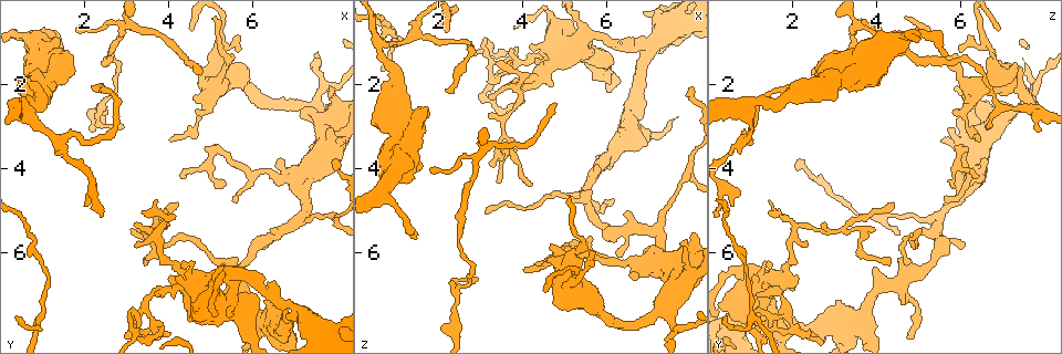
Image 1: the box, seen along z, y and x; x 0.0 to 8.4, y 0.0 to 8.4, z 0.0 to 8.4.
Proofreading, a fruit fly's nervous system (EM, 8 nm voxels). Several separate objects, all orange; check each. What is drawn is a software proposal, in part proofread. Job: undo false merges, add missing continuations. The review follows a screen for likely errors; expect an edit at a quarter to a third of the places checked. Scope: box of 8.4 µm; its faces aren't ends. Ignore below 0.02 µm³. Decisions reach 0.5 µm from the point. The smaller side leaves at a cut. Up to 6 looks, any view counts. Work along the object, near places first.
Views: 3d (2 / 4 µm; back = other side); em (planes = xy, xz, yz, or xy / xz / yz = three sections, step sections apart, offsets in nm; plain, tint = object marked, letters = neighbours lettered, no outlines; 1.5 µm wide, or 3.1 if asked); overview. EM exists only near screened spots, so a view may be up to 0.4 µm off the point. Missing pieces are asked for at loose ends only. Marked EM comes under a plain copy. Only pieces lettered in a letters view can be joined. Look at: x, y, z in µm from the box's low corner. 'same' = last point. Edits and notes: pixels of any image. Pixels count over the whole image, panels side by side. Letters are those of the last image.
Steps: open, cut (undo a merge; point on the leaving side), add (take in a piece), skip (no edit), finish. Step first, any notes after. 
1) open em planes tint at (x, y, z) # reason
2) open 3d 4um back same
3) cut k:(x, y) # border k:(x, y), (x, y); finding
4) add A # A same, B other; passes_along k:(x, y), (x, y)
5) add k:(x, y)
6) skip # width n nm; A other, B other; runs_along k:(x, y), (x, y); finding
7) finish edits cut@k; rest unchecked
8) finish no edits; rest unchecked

open 3d 2um at (5.30, 1.75, 6.00) # thick turns thin

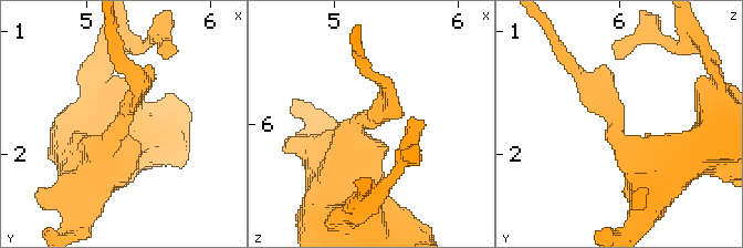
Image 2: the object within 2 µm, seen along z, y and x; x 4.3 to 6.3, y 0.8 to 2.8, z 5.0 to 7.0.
open em xy step 4 tint at (5.32, 1.70, 5.98)

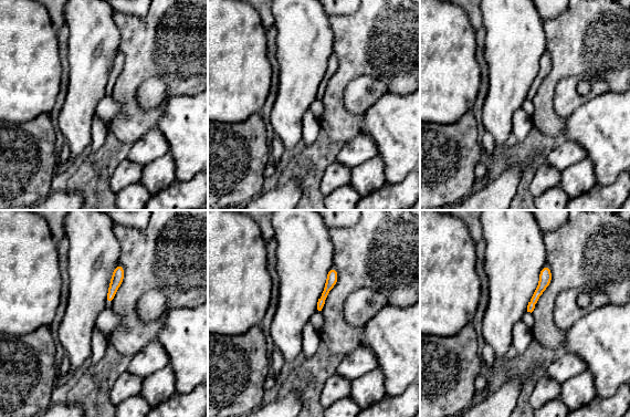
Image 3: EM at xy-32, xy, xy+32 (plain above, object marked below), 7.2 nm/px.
open em planes letters same # another direction

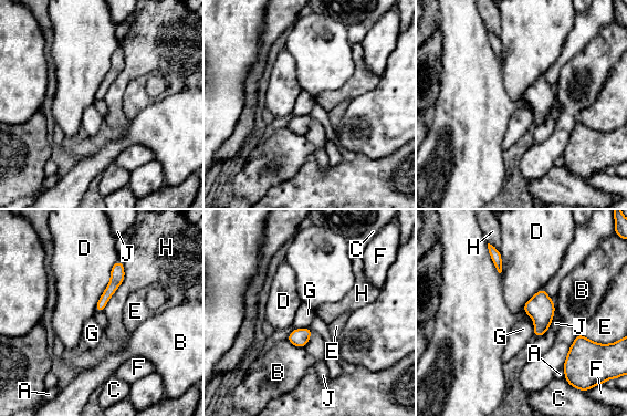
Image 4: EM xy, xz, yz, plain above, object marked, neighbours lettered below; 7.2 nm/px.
skip # longest_contact D 420 nm; A other, B other, C other, D other, E other, F other, G other, H other, J other; border 4:(553, 300), (551, 325), (536, 338); continuous, no second neuron

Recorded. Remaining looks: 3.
open em xz step 8 tint at (5.10, 3.60, 5.95) # abrupt turn

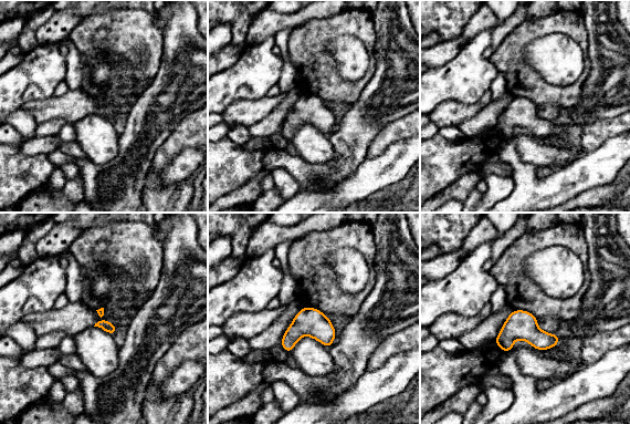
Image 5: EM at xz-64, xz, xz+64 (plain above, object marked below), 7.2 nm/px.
open em planes letters same # another direction

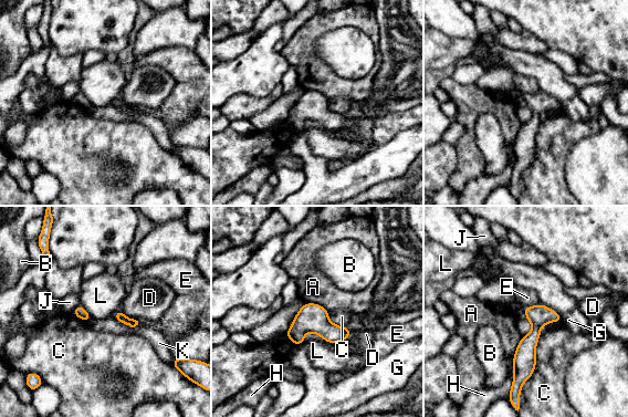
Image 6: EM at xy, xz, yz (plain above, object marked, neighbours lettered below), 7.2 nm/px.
skip # A other, B other, C other, D other, E other, G other, H other, J other, K other, L other; border 6:(304, 302), (321, 304), (327, 311); all the same neuron

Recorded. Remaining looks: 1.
open em planes letters at (1.45, 3.35, 0.90) # three arms meet

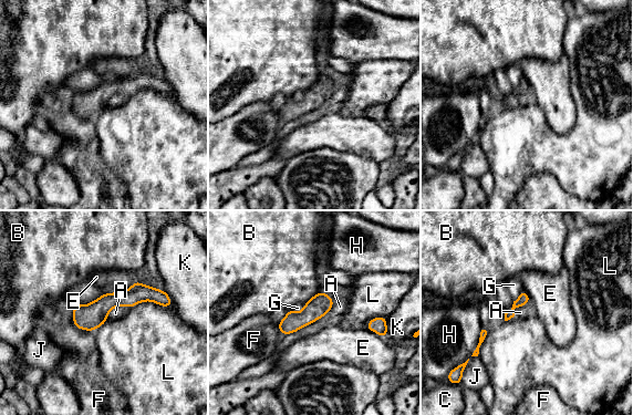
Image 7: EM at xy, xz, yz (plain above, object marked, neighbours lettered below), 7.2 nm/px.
skip # A other, B other, C other, E other, F other, G other, H other, J other, K other, L other; runs_along 7:(166, 300), (117, 298), (75, 321); continuous, no second neuron

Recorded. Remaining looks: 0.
finish no edits; rest unchecked

